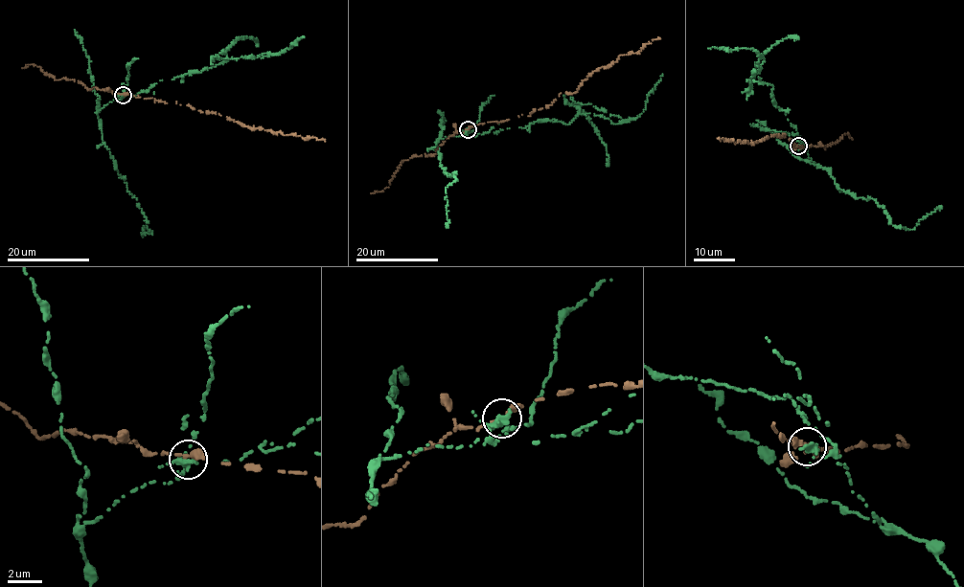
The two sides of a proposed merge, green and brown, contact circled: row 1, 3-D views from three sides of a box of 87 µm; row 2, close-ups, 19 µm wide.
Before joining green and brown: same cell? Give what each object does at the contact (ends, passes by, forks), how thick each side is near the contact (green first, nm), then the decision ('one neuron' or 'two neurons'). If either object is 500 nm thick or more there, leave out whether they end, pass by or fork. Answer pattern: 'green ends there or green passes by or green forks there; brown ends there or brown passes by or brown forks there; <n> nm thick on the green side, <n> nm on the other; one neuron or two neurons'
green ends there; brown passes by; 480 nm thick on the green side, 280 nm on the other; two neurons

